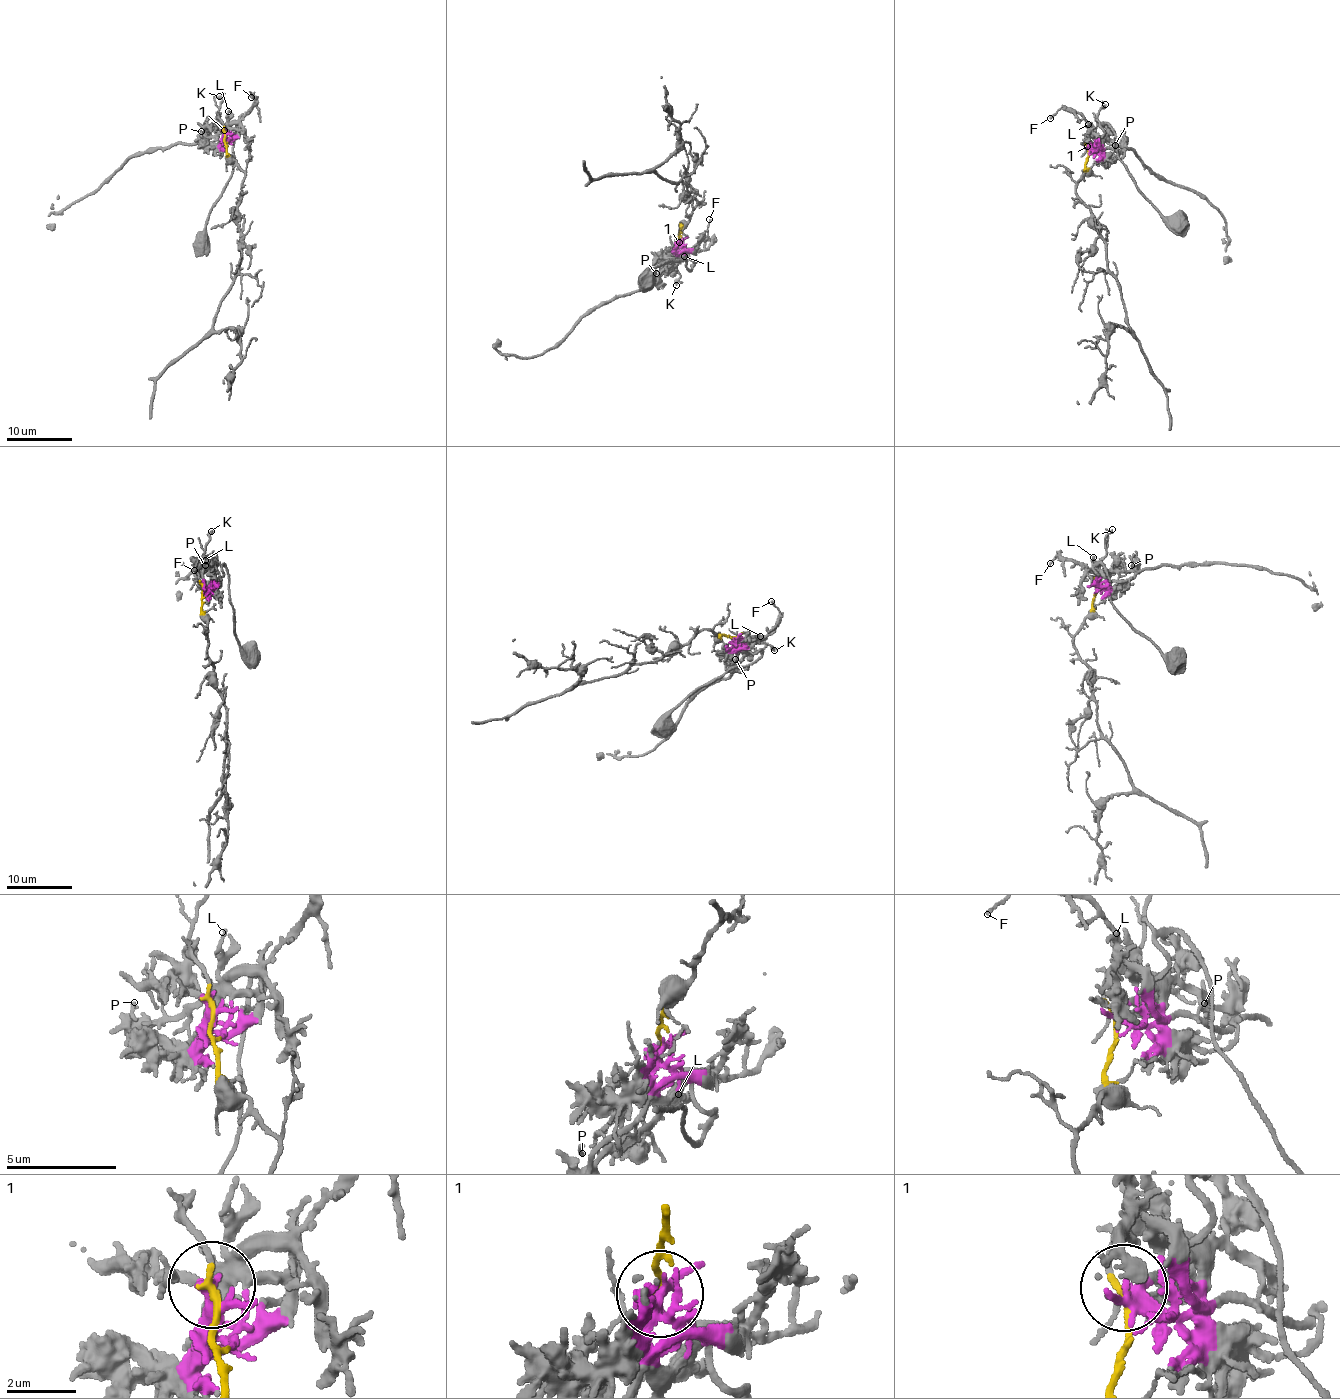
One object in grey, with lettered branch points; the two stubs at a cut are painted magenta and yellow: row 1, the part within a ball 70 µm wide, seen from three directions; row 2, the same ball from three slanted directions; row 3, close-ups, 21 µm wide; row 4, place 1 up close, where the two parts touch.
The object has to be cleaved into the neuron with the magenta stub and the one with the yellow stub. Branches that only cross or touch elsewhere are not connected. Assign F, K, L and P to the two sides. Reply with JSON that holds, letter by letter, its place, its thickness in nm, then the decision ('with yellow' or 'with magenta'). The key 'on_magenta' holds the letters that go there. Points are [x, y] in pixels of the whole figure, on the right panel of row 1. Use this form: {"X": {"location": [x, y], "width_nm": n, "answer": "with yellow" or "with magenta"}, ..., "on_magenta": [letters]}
{"F": {"location": [1050, 118], "width_nm": 110, "answer": "with magenta"}, "K": {"location": [1105, 104], "width_nm": 140, "answer": "with yellow"}, "L": {"location": [1088, 124], "width_nm": 140, "answer": "with magenta"}, "P": {"location": [1115, 145], "width_nm": 100, "answer": "with magenta"}, "on_magenta": ["F", "L", "P"]}

